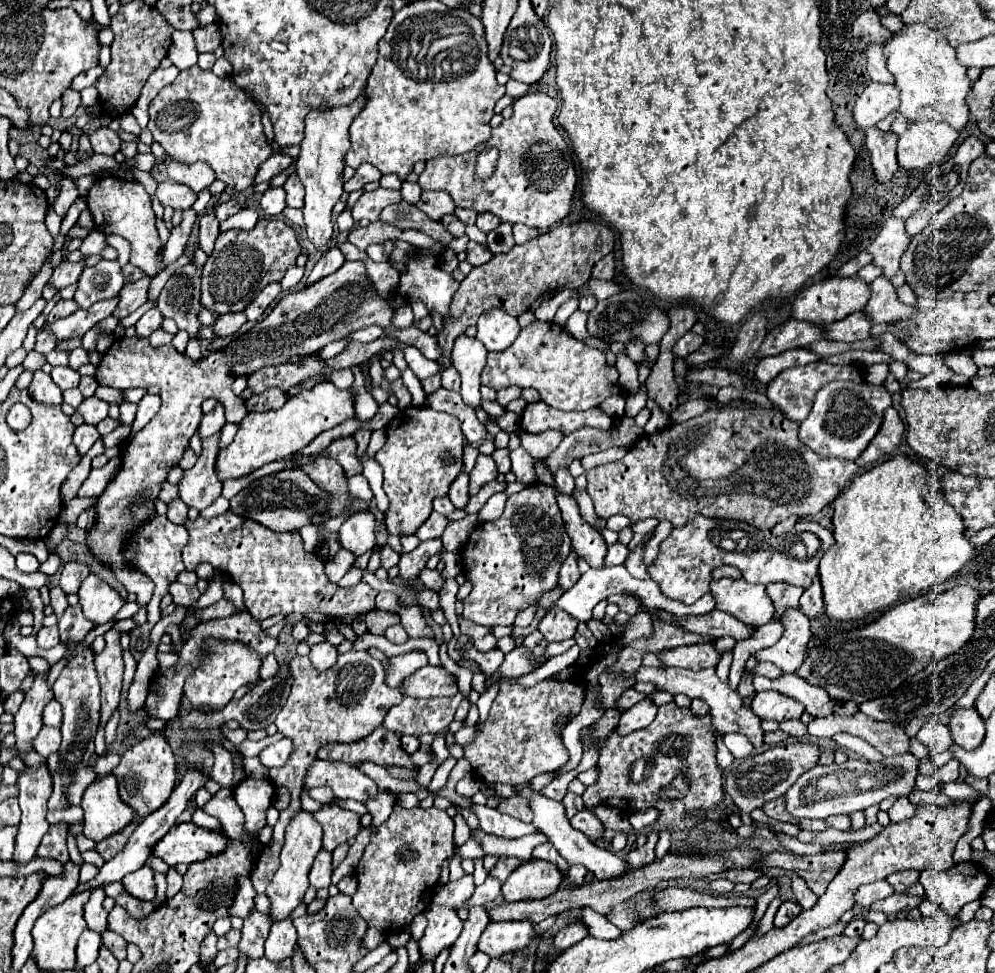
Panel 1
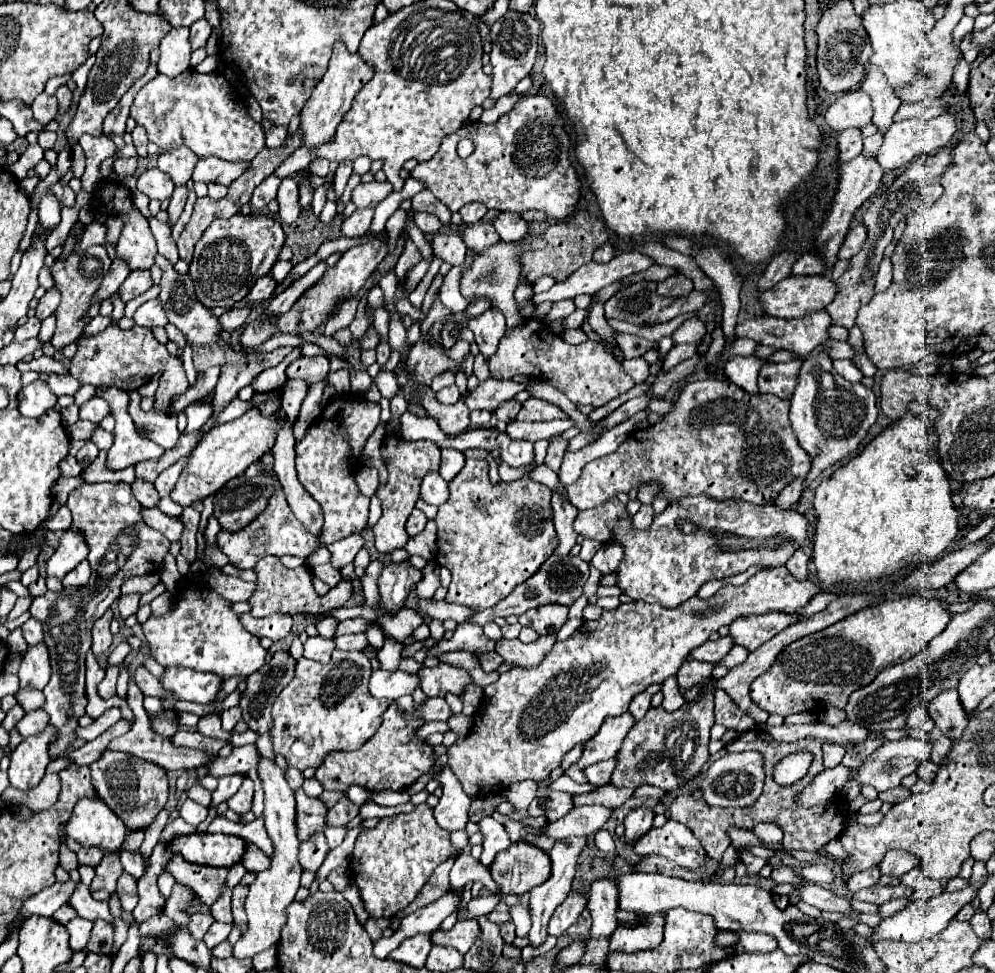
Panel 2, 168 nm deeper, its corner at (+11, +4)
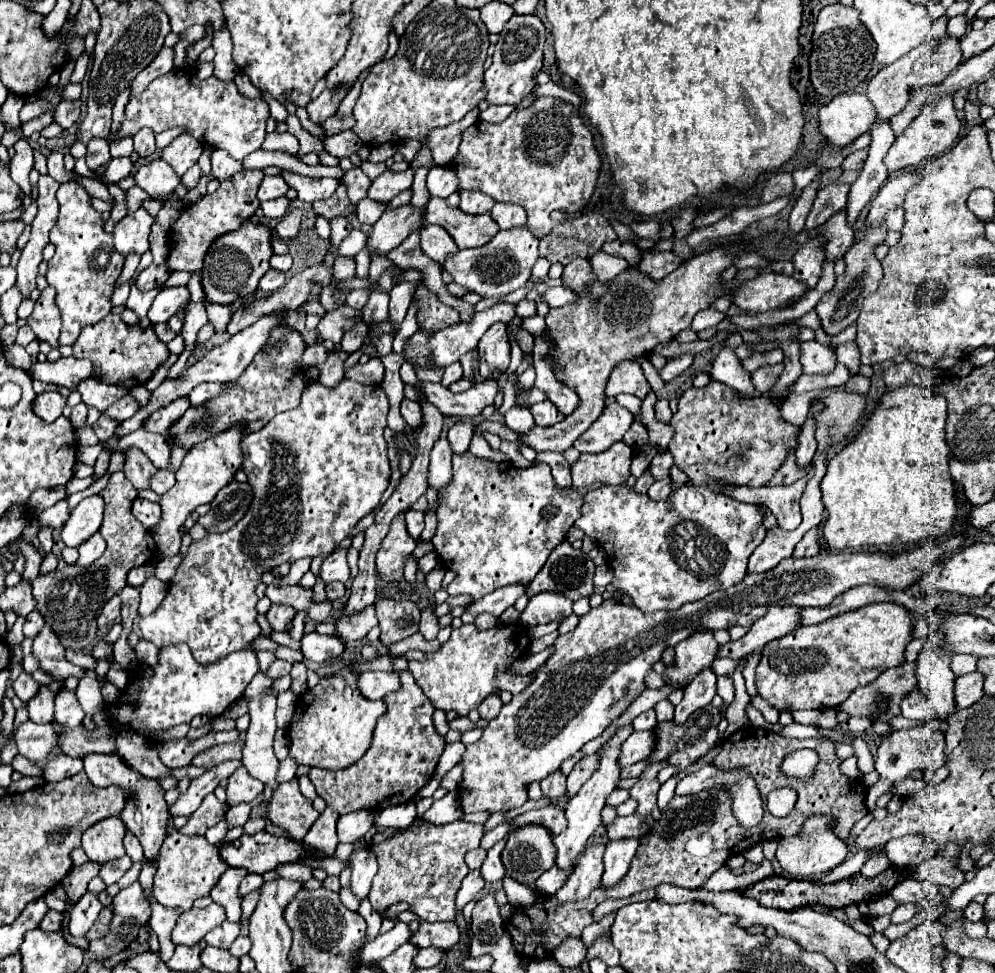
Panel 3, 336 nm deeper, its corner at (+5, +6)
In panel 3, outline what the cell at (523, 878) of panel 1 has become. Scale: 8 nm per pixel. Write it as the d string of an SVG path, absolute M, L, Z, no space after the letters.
M526 824L508 834L506 848L502 850L502 864L506 868L506 876L514 878L520 884L534 884L542 872L550 870L556 860L556 848L552 844L552 834L542 824Z

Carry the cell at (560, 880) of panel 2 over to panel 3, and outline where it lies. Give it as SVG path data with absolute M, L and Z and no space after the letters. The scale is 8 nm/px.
M626 724L626 726L618 726L614 736L608 738L602 748L598 750L598 756L600 756L600 764L598 768L594 770L594 774L588 778L588 782L580 788L580 792L568 800L566 804L566 818L568 818L568 828L554 836L554 846L558 848L558 858L556 858L556 864L558 868L574 868L574 862L576 858L580 856L580 852L586 848L586 840L592 836L592 832L602 824L602 818L600 818L600 812L606 804L606 798L608 794L616 788L616 782L618 782L618 776L620 776L620 764L618 764L618 758L620 758L620 746L624 744L624 740L632 734L632 724Z

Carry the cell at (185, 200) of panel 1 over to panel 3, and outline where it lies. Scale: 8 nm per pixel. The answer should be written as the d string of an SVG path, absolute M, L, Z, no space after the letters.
M158 158L158 160L154 160L154 162L146 164L146 166L142 166L134 174L134 180L150 196L168 196L180 184L180 178L172 172L172 168L162 158Z

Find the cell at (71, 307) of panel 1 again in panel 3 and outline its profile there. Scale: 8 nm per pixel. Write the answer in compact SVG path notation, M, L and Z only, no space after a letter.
M46 286L40 292L34 312L26 318L26 322L38 340L48 342L52 348L58 348L58 334L62 328L62 320L60 320L60 310L54 304L54 298L56 290L52 286Z

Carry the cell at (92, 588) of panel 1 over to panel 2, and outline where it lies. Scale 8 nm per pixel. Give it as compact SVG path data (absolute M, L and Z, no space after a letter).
M82 560L74 570L70 570L70 574L66 574L62 584L68 588L82 588L88 584L88 580L90 580L90 564Z

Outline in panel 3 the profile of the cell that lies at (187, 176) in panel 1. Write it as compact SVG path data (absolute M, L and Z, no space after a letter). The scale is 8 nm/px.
M182 134L178 138L174 138L164 150L162 150L162 158L174 168L174 172L178 176L182 176L192 164L198 162L198 156L202 152L202 144L200 140L196 140L190 134Z

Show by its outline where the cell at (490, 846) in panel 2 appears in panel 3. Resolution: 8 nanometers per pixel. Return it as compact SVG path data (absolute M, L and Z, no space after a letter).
M500 840L488 850L488 856L486 856L486 860L480 868L480 874L486 882L500 882L506 874L504 866L502 866L502 860L500 860L500 852L504 850L504 844L506 844L506 840Z

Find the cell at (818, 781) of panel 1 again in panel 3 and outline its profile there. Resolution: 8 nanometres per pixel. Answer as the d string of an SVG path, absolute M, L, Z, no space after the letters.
M920 724L910 730L896 730L890 736L882 740L878 746L878 754L874 763L875 770L880 772L880 780L866 791L865 804L869 811L876 808L877 799L890 790L890 786L896 780L906 778L912 770L926 770L926 768L940 768L946 764L946 754L944 754L944 732L934 730L930 724Z

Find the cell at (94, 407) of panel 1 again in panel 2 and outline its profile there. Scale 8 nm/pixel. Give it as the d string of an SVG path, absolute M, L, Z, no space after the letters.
M94 396L84 406L80 406L80 420L90 420L90 422L98 424L108 412L110 412L108 402L98 398L98 396Z

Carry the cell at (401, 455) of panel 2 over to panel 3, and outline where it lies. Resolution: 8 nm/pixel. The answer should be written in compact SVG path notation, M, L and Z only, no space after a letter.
M402 512L402 516L398 516L392 522L390 532L382 540L382 546L376 554L376 568L378 568L380 580L396 582L398 590L406 596L412 596L414 590L404 580L402 572L404 572L404 560L412 554L414 548L416 548L416 540L408 536L406 524L404 524L404 512Z

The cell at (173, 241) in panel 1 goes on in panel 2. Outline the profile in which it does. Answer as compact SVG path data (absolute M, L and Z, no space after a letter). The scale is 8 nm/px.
M176 186L172 198L170 198L170 206L168 206L168 224L174 226L176 220L180 218L182 210L184 210L184 204L186 204L186 198L188 198L188 190L186 186Z

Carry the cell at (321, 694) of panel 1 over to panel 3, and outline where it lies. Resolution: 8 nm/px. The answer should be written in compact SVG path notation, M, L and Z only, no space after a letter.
M342 670L338 676L332 678L322 678L316 688L310 688L306 694L302 694L296 700L296 712L288 728L288 738L290 738L290 756L296 760L296 764L306 764L306 766L318 766L326 770L340 770L352 766L366 750L368 744L372 742L372 732L376 726L376 720L384 714L384 702L376 700L364 700L356 688L356 676L352 670Z

